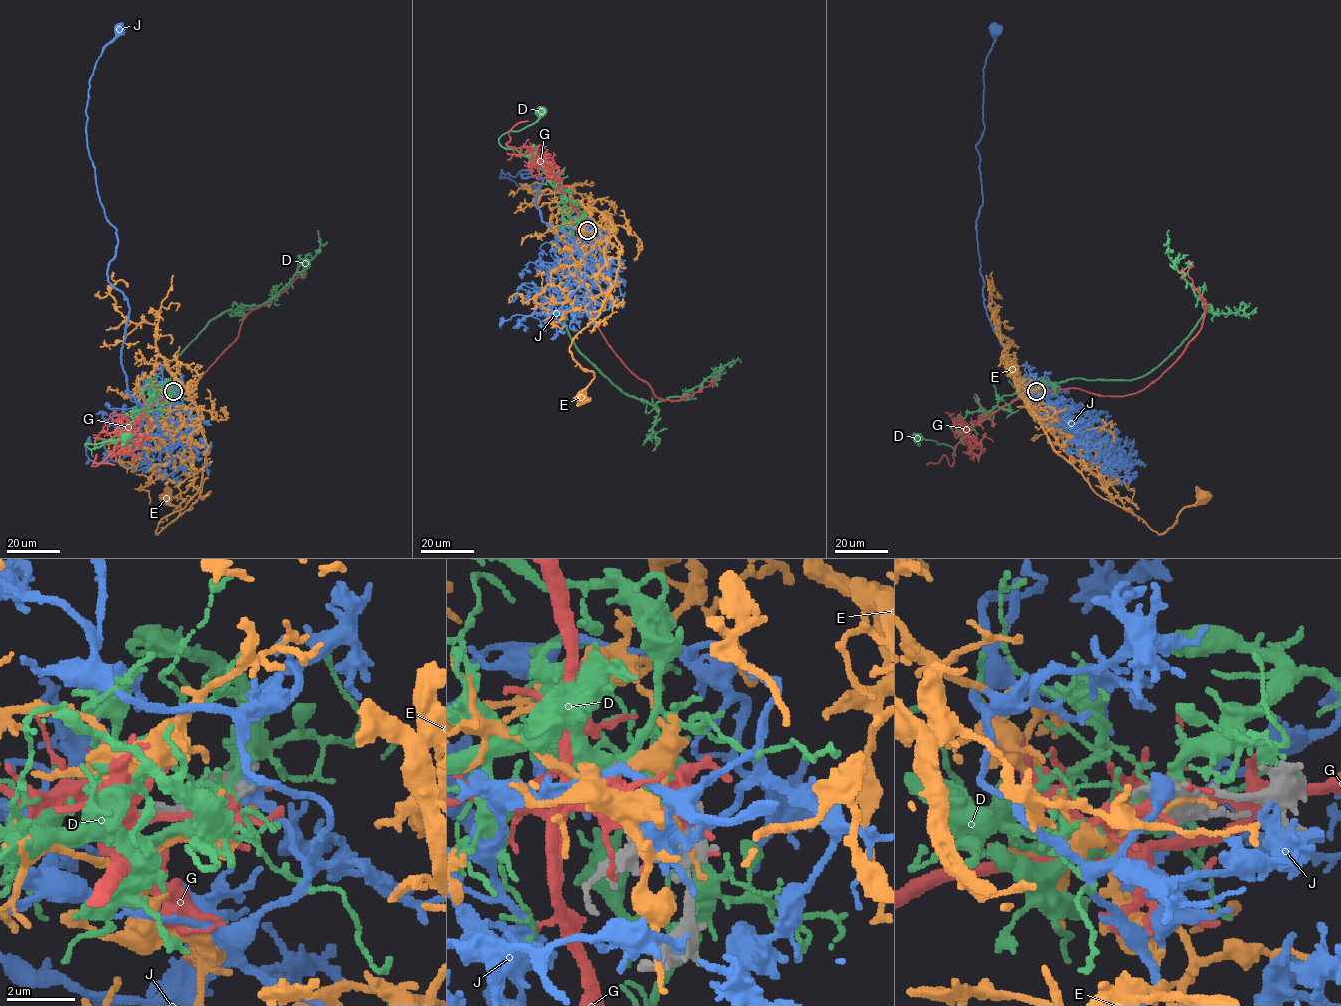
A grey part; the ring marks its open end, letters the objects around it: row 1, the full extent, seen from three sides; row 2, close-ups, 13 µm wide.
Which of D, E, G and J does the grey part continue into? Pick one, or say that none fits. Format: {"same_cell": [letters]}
{"same_cell": ["J"]}

